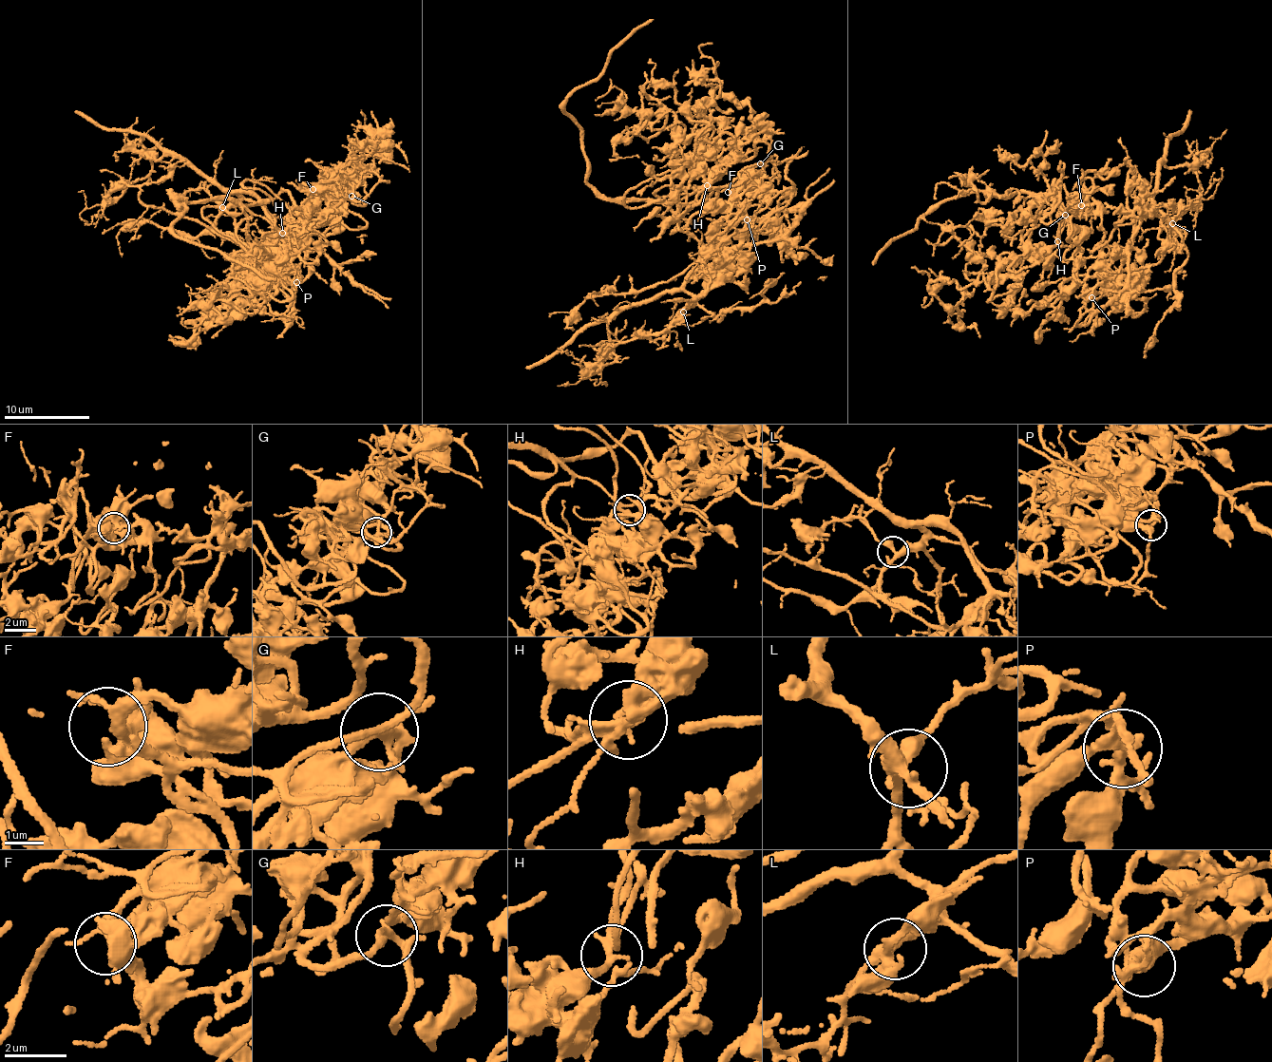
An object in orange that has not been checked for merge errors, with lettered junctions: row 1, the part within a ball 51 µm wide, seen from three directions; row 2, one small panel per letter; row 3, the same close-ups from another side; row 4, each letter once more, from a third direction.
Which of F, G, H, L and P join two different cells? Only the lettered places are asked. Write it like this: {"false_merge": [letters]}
{"false_merge": ["P"]}

